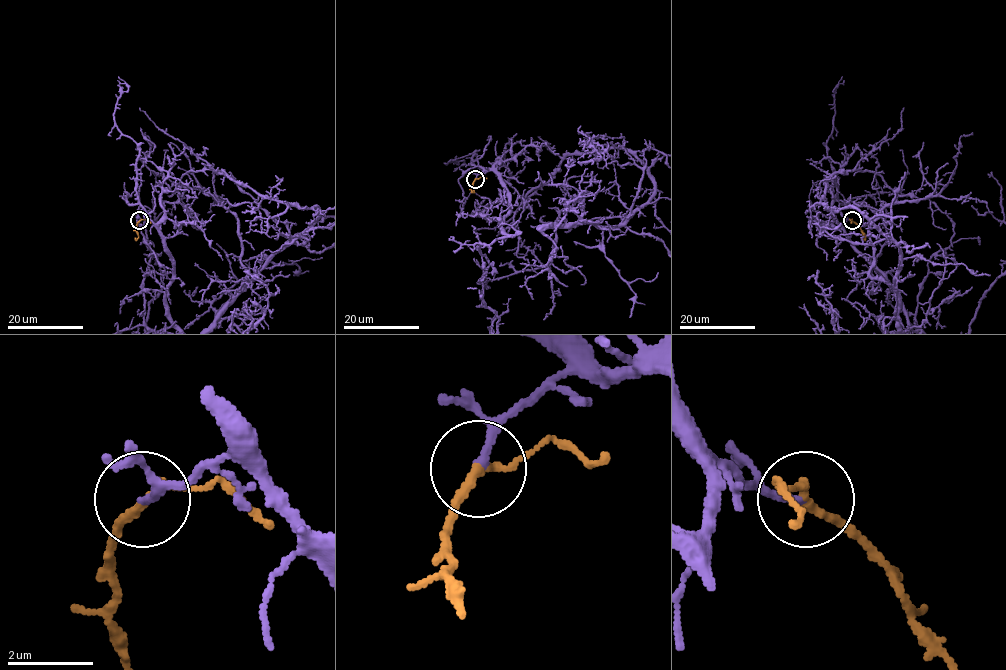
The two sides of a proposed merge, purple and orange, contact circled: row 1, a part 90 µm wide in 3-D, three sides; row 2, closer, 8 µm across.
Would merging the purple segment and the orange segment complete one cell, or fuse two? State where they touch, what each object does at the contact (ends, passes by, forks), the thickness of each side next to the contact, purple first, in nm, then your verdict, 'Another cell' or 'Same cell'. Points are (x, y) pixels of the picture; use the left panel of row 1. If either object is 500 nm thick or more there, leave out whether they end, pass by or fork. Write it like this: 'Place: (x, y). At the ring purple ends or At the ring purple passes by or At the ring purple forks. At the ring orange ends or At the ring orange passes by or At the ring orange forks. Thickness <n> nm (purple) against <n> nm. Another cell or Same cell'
Place: (139, 220). At the ring purple ends. At the ring orange passes by. Thickness 180 nm (purple) against 170 nm. Same cell

